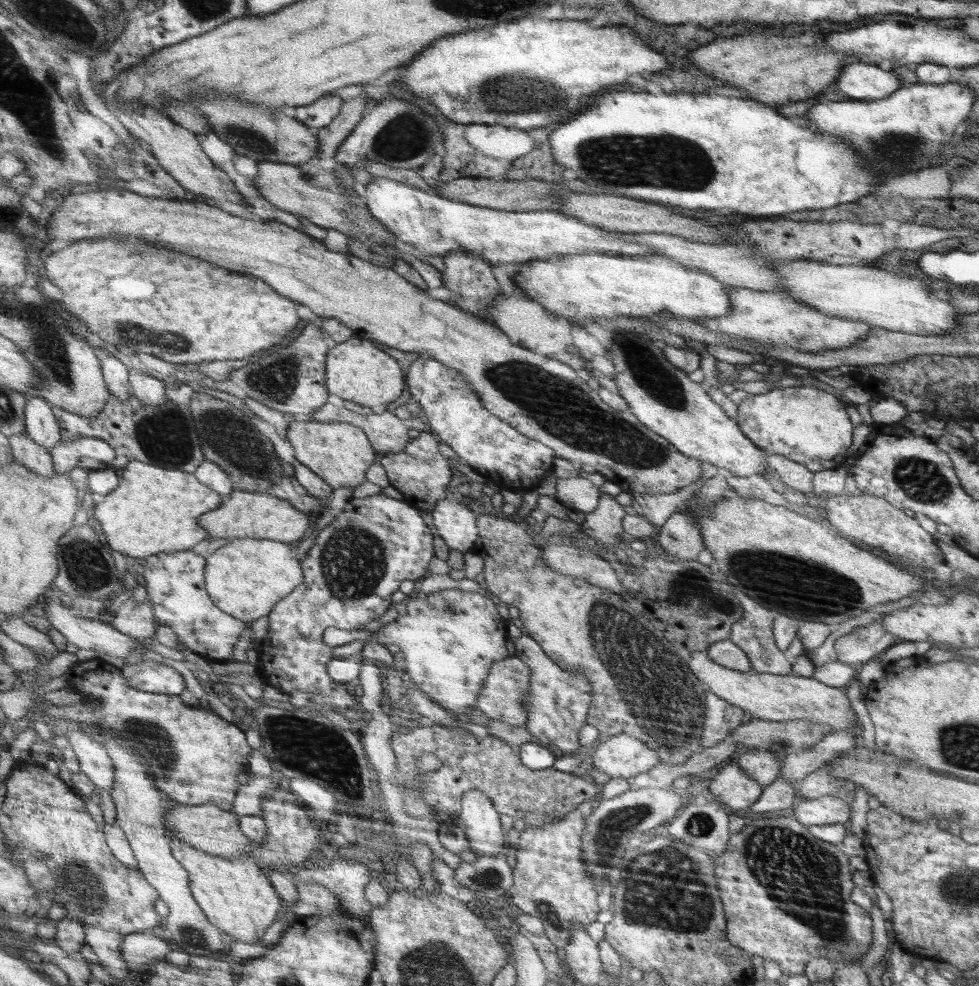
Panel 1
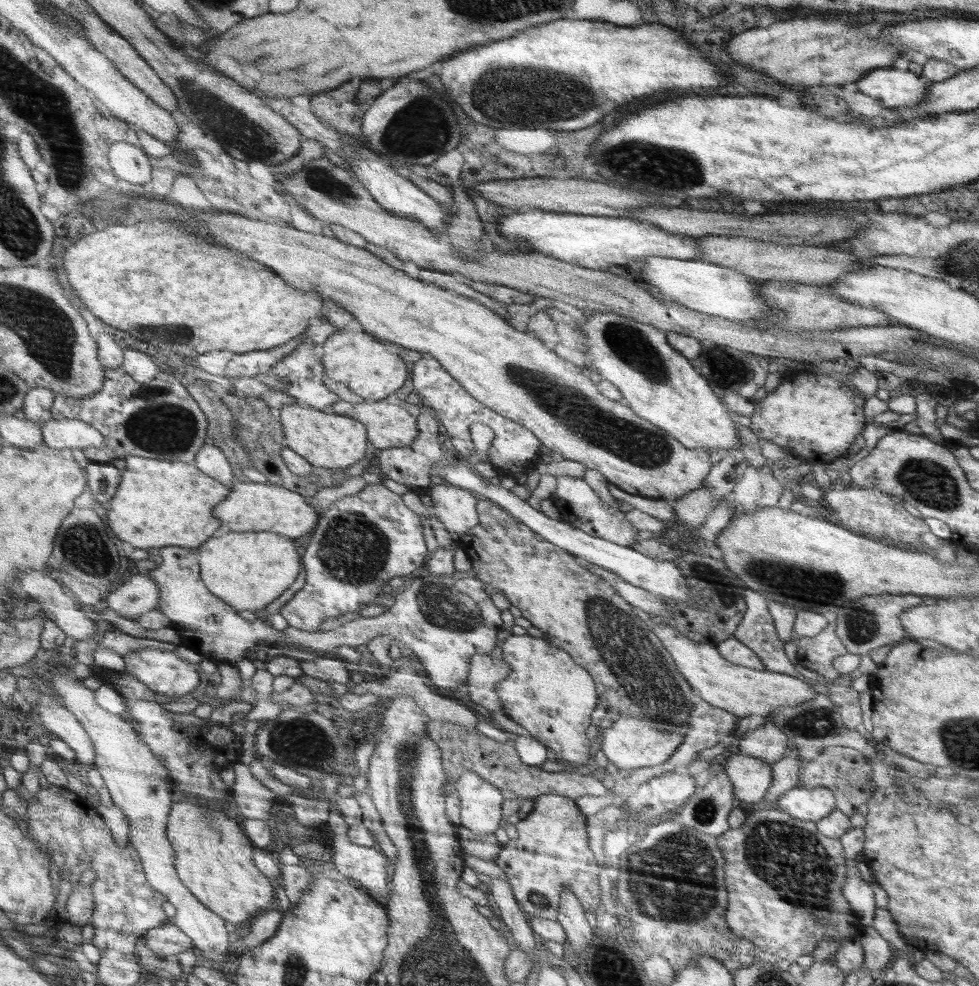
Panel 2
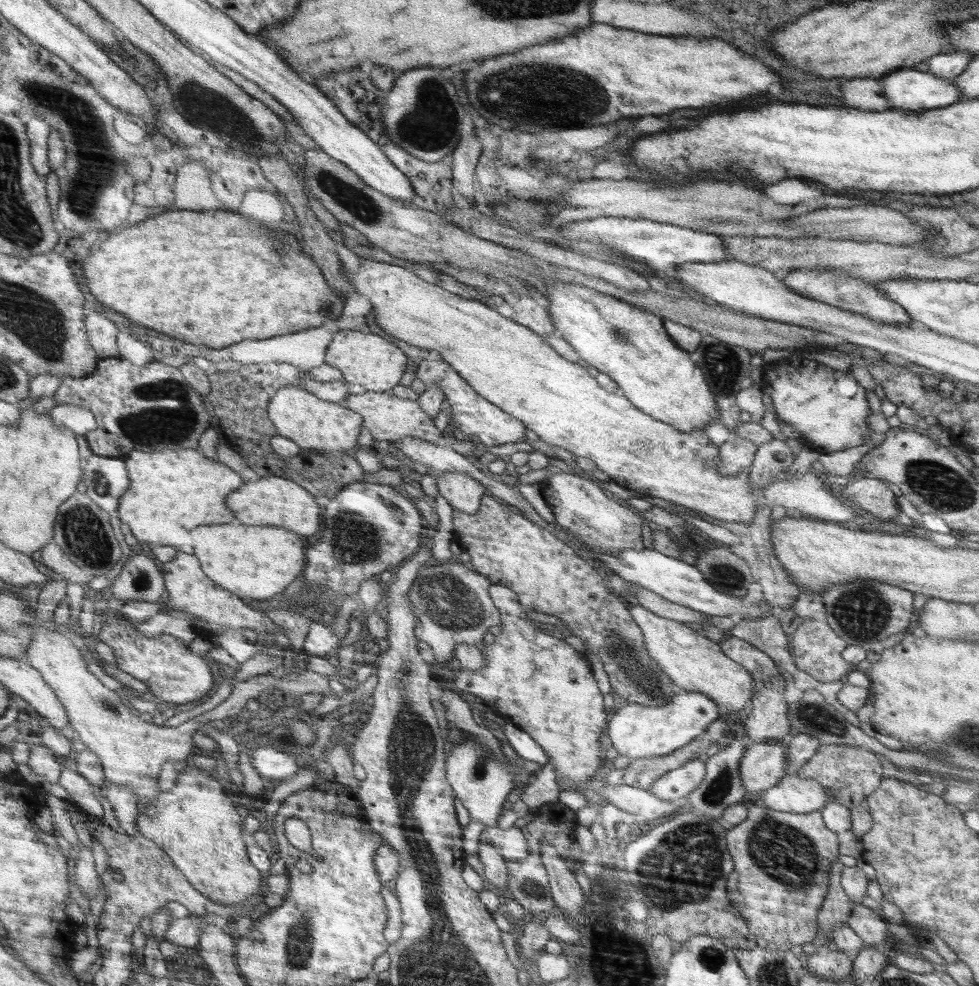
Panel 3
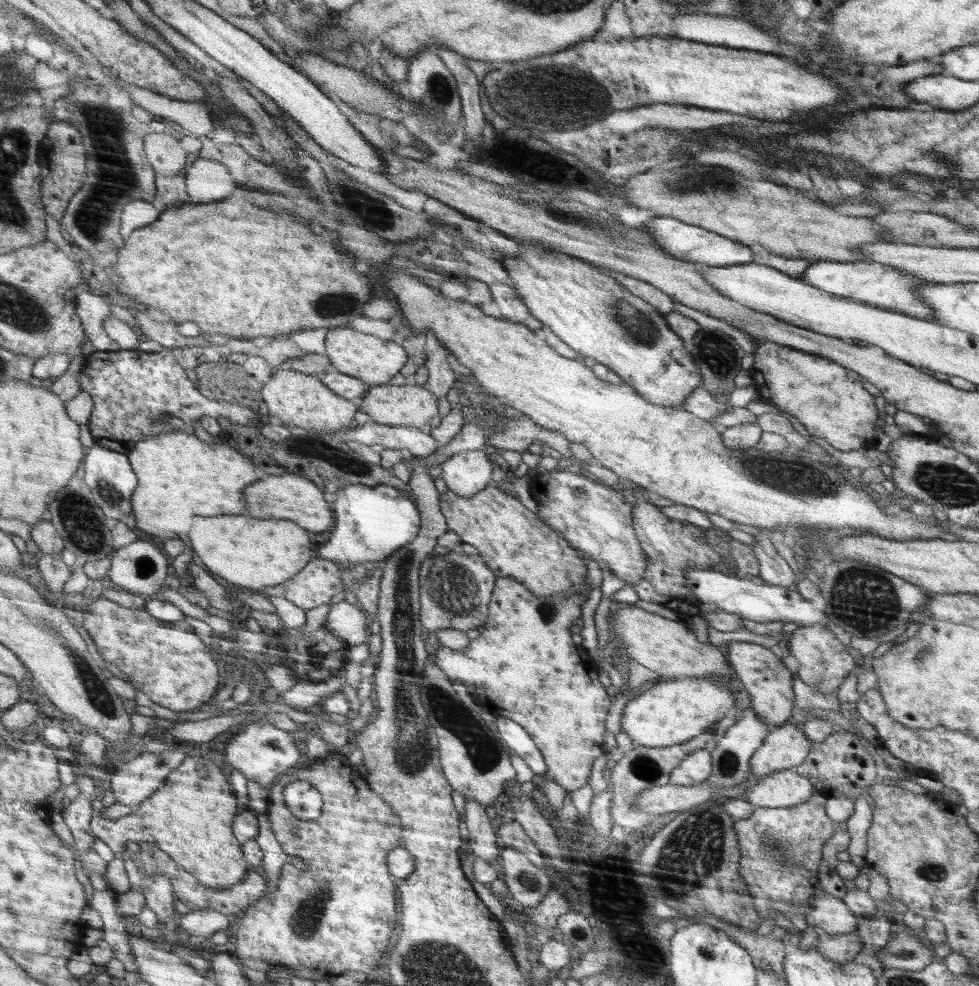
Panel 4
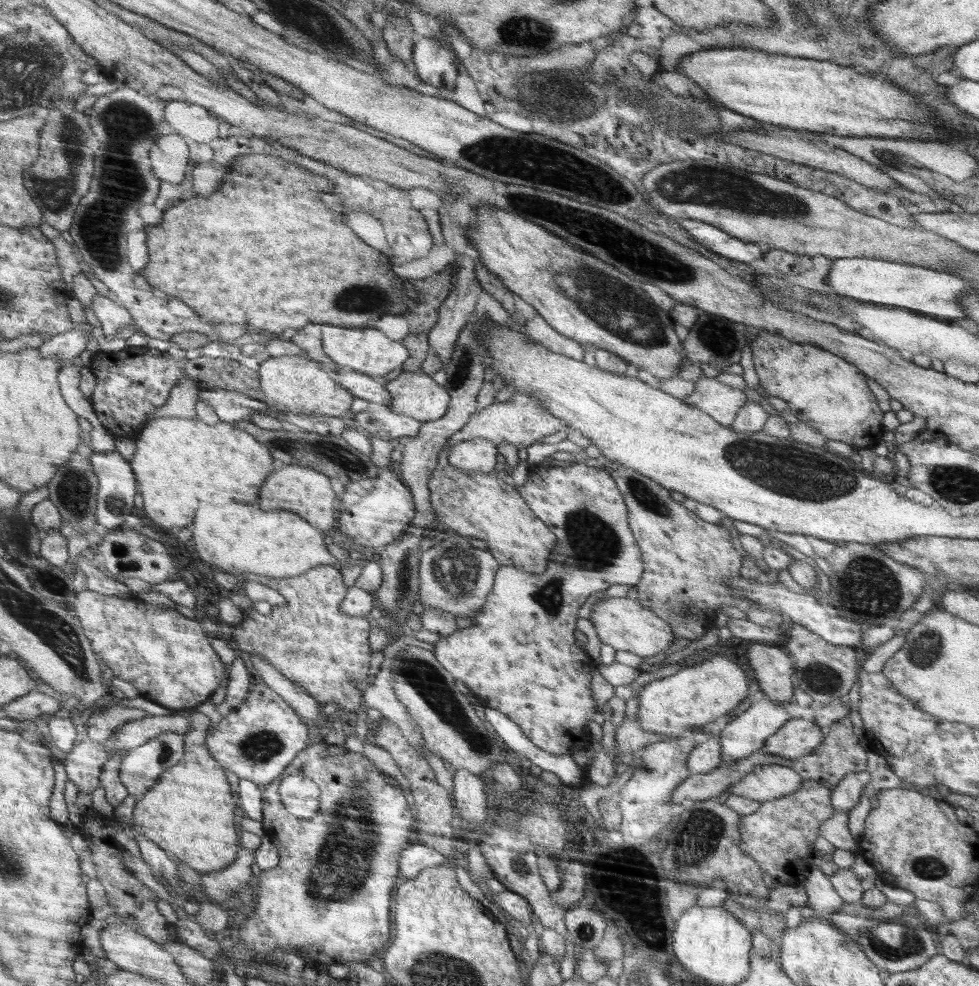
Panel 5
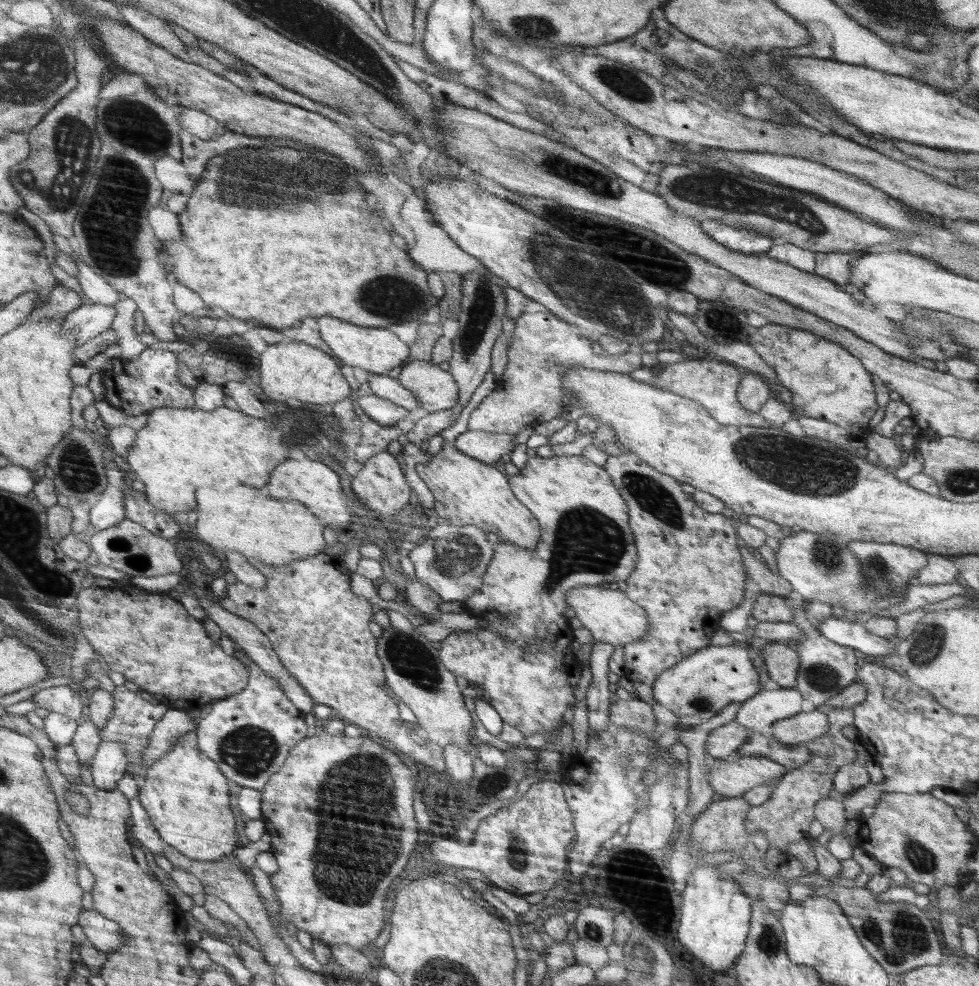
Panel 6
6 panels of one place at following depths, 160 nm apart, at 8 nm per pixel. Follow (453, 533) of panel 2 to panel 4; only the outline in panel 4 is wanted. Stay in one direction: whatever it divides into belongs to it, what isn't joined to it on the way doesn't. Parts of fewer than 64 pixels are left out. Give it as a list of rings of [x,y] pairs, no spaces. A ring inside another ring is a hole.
[[[490,448],[476,451],[463,451],[444,461],[441,477],[447,488],[462,498],[472,498],[484,490],[490,482],[492,462],[489,460]]]

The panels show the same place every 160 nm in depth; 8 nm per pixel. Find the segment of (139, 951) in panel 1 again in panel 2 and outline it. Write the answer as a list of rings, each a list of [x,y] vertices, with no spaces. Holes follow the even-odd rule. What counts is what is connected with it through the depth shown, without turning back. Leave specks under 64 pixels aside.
[[[171,921],[149,930],[142,940],[156,957],[161,958],[171,954],[179,955],[188,949],[194,949],[192,939]]]

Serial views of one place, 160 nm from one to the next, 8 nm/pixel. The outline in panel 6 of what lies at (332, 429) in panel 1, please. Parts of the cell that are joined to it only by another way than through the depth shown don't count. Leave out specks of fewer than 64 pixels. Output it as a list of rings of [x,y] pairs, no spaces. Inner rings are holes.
[[[302,340],[269,344],[259,358],[259,383],[264,394],[272,400],[285,402],[295,398],[304,404],[333,406],[350,396],[350,386],[330,354]]]

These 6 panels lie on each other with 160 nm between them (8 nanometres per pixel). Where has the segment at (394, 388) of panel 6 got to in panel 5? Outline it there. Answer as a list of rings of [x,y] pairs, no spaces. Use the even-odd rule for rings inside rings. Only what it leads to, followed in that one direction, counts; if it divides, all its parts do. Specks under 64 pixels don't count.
[[[340,369],[335,373],[335,377],[341,386],[350,391],[350,394],[354,394],[356,398],[369,403],[390,404],[388,381],[384,377],[372,377],[349,369]]]

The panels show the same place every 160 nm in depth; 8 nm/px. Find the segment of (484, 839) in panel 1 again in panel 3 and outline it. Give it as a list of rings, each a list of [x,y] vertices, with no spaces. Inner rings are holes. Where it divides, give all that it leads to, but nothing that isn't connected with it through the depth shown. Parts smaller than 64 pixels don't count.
[[[443,689],[442,696],[438,702],[447,708],[447,722],[448,725],[454,725],[458,727],[458,730],[462,731],[464,736],[470,736],[462,739],[462,743],[454,745],[452,750],[448,750],[446,756],[446,767],[448,768],[449,782],[453,783],[453,789],[457,792],[458,800],[462,801],[464,808],[470,813],[473,829],[480,827],[496,827],[498,822],[498,816],[500,816],[500,810],[502,810],[502,804],[506,802],[506,796],[510,794],[512,790],[512,782],[515,782],[518,775],[514,775],[514,768],[504,768],[504,762],[502,760],[502,748],[487,728],[482,728],[474,722],[472,714],[470,714],[470,708],[466,702],[460,700],[460,696],[456,696],[454,692],[448,692],[448,689]]]

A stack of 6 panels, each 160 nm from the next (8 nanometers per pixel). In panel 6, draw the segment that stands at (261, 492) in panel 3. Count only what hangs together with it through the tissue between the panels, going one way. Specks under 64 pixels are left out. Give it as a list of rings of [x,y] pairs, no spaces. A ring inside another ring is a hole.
[[[306,456],[299,459],[287,458],[273,470],[266,490],[274,498],[291,498],[301,502],[327,525],[338,524],[340,526],[350,520],[350,512],[348,512],[346,504],[342,502],[340,478],[321,461],[310,460]]]

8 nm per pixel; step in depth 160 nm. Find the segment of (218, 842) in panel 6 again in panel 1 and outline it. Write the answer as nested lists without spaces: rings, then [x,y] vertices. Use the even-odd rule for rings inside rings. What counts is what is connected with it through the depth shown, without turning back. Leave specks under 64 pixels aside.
[[[175,836],[171,837],[170,842],[173,847],[173,857],[189,872],[189,886],[192,888],[193,897],[197,899],[201,909],[205,910],[205,914],[209,915],[210,921],[232,936],[233,943],[239,941],[260,945],[259,940],[268,930],[268,926],[276,920],[282,904],[278,898],[279,894],[274,892],[268,878],[256,866],[254,857],[243,854],[239,858],[224,858],[223,856],[206,854],[204,850],[198,850],[197,847],[190,846],[189,843],[181,842],[181,839]]]

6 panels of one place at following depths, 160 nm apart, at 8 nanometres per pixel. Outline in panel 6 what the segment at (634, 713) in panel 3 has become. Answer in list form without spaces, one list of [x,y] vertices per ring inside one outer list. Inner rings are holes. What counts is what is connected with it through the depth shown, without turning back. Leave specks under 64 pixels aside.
[[[735,645],[706,646],[669,668],[657,678],[654,702],[662,704],[676,716],[699,716],[702,722],[716,716],[734,703],[743,703],[760,690],[758,674],[744,648]]]

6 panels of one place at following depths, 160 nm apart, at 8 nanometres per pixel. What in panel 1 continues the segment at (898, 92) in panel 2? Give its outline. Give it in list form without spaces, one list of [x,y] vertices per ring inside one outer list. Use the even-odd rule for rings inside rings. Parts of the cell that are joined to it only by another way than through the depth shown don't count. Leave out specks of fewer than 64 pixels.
[[[851,63],[842,68],[836,81],[836,89],[850,98],[873,101],[886,98],[902,87],[899,76],[892,71],[884,71],[873,63]]]

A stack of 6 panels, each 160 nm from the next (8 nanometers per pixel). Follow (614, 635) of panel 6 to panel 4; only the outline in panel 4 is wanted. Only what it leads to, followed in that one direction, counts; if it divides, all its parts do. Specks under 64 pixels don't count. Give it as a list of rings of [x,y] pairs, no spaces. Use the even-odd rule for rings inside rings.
[[[632,604],[616,613],[614,632],[620,640],[620,646],[626,654],[646,666],[648,670],[657,672],[661,680],[680,680],[683,677],[714,678],[718,681],[730,678],[730,666],[717,647],[709,642],[698,642],[694,631],[685,624],[666,619],[661,615],[649,613]]]

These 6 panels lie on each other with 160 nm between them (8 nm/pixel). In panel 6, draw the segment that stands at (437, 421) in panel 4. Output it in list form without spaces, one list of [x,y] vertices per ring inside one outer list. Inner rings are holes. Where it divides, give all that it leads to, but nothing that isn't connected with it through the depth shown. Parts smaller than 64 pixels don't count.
[[[416,360],[401,367],[397,377],[402,387],[414,392],[429,413],[452,409],[460,400],[460,386],[438,364]]]

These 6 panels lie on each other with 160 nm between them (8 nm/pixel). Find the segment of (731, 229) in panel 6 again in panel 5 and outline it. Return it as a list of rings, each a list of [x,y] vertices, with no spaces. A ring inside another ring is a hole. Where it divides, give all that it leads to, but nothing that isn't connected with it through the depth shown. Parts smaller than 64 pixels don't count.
[[[677,219],[684,230],[692,235],[697,242],[705,246],[708,251],[727,259],[749,264],[758,260],[765,253],[764,247],[754,242],[734,238],[729,232],[710,223],[694,219]]]

